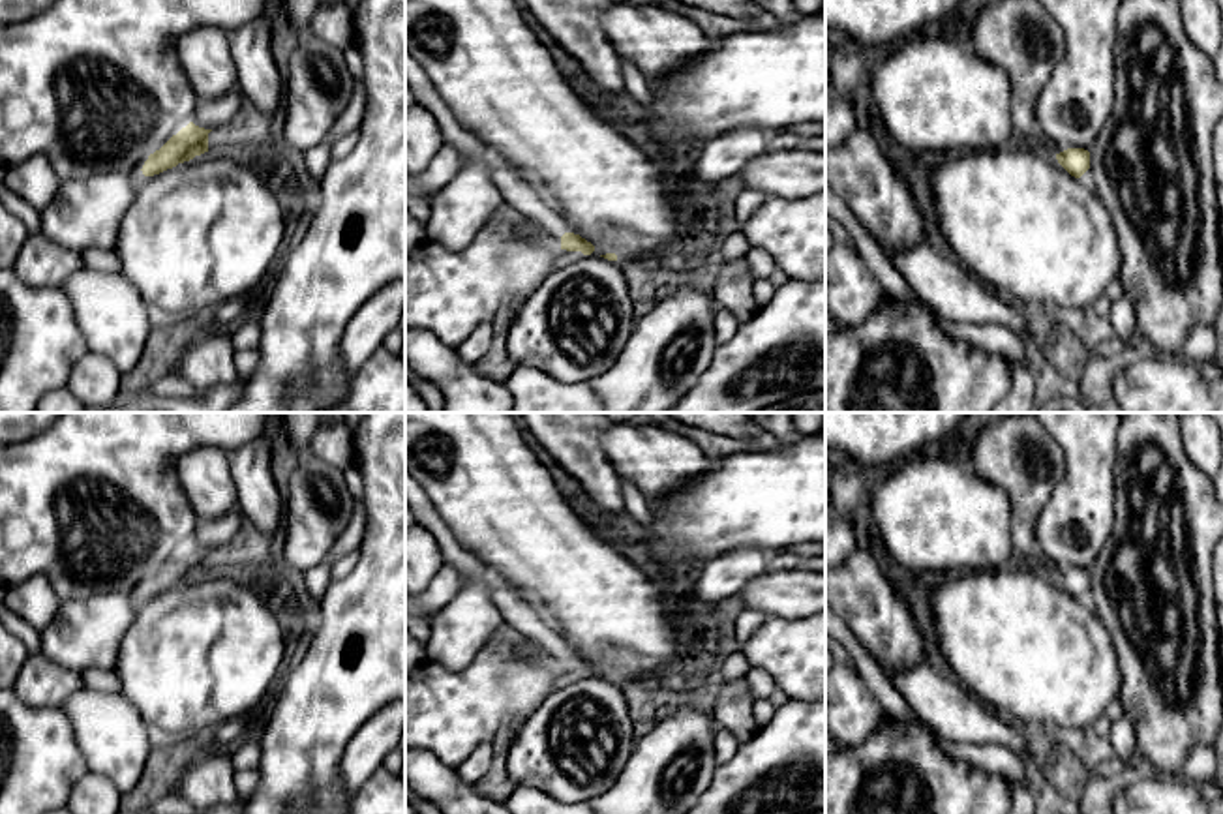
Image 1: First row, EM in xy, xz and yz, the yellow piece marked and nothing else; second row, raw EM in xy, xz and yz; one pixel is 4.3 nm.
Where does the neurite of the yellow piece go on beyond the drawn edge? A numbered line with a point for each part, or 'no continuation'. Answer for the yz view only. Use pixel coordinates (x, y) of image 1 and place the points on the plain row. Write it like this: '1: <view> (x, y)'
no continuation

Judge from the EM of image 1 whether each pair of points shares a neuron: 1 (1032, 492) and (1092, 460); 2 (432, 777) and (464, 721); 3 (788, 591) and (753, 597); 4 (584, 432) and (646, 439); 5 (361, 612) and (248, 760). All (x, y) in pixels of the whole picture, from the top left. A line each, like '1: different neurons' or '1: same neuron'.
1: different neurons
2: different neurons
3: same neuron
4: different neurons
5: different neurons

